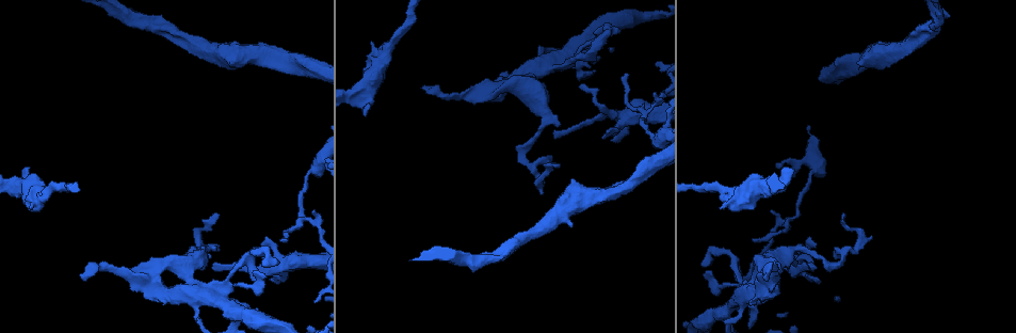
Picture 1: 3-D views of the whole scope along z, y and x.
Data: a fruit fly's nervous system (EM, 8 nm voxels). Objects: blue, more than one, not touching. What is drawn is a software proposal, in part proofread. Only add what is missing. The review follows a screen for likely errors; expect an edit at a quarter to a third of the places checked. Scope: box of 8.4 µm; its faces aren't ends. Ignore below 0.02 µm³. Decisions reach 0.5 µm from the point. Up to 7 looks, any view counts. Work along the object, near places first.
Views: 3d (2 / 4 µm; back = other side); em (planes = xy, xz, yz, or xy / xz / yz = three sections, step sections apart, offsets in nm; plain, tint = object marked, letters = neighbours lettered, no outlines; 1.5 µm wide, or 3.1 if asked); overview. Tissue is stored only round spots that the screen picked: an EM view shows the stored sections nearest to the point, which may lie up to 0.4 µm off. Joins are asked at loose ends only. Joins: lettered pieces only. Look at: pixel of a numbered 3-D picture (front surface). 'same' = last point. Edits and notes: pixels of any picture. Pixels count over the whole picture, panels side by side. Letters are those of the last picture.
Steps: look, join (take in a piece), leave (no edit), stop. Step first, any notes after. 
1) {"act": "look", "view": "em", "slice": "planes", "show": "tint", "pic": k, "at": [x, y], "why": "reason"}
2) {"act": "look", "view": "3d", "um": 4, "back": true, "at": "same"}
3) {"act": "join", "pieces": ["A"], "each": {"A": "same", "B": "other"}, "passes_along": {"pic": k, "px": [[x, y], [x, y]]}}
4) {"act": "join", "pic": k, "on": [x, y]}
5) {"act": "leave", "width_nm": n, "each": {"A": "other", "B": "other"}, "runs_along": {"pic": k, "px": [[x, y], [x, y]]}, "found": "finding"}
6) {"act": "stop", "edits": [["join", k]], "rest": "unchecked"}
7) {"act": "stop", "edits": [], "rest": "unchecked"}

{"act": "look", "view": "em", "slice": "xz", "step": 4, "show": "letters", "pic": 1, "at": [791, 170]}

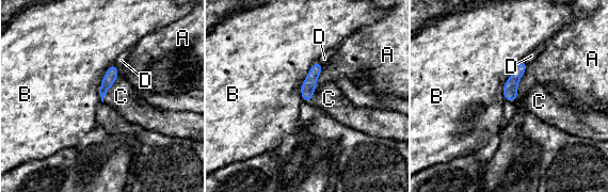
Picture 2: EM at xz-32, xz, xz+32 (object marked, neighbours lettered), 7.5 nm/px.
{"act": "look", "view": "em", "slice": "planes", "show": "letters", "at": "same"}

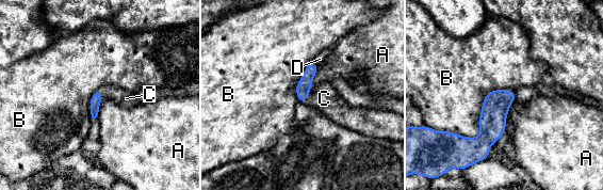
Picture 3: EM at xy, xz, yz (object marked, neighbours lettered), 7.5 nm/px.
{"act": "join", "pieces": ["C"], "each": {"A": "other", "B": "other", "C": "same", "D": "other"}, "passes_along": {"pic": 3, "px": [[304, 85], [307, 96], [324, 98]]}, "found": "it goes on there"}

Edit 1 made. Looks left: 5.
{"act": "look", "view": "overview", "why": "see it whole again"}

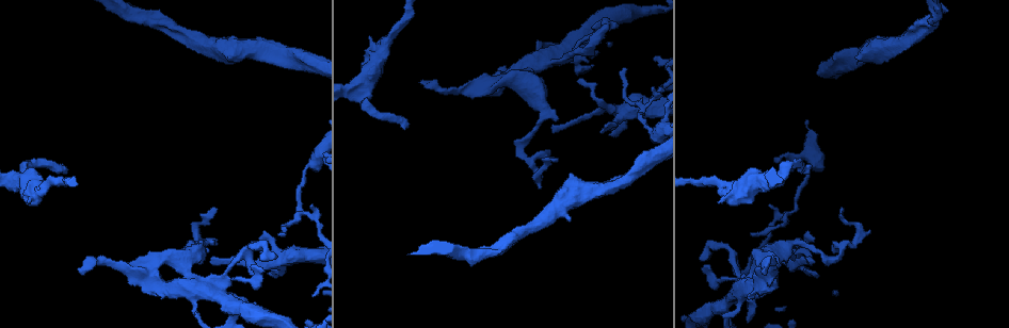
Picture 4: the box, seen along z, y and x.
{"act": "look", "view": "3d", "um": 2, "pic": 4, "at": [571, 173], "why": "stops while still wide"}

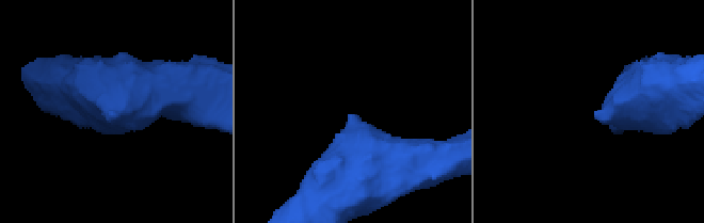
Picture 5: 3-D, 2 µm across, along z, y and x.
{"act": "look", "view": "em", "slice": "xy", "step": 8, "show": "tint", "pic": 5, "at": [600, 110]}

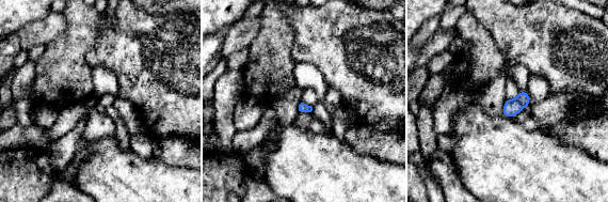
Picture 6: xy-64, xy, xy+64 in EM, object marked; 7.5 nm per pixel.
{"act": "look", "view": "em", "slice": "planes", "show": "letters", "at": "same"}

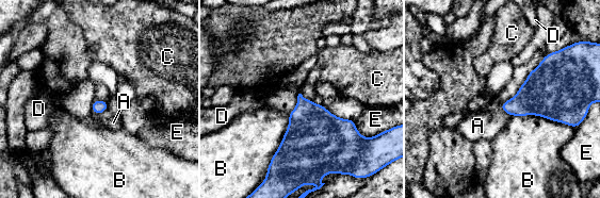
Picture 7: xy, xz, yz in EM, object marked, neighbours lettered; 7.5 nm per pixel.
{"act": "leave", "each": {"A": "other", "B": "other", "C": "other", "D": "other", "E": "other"}, "border": {"pic": 7, "px": [[92, 113], [101, 114]]}, "found": "none of them fits"}

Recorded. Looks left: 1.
{"act": "look", "view": "em", "slice": "planes", "show": "letters", "pic": 4, "at": [558, 159], "why": "tapers out"}

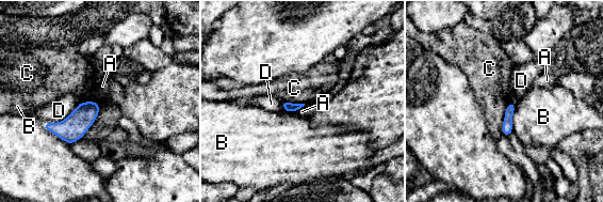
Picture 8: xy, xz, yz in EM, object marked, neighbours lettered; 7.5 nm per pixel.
{"act": "leave", "longest_contact_nm": ["D", 340], "each": {"A": "other", "B": "other", "C": "other", "D": "other"}, "found": "no lettered piece goes on from it"}

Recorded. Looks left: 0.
{"act": "stop", "edits": [["join", 3]], "rest": "unchecked"}

